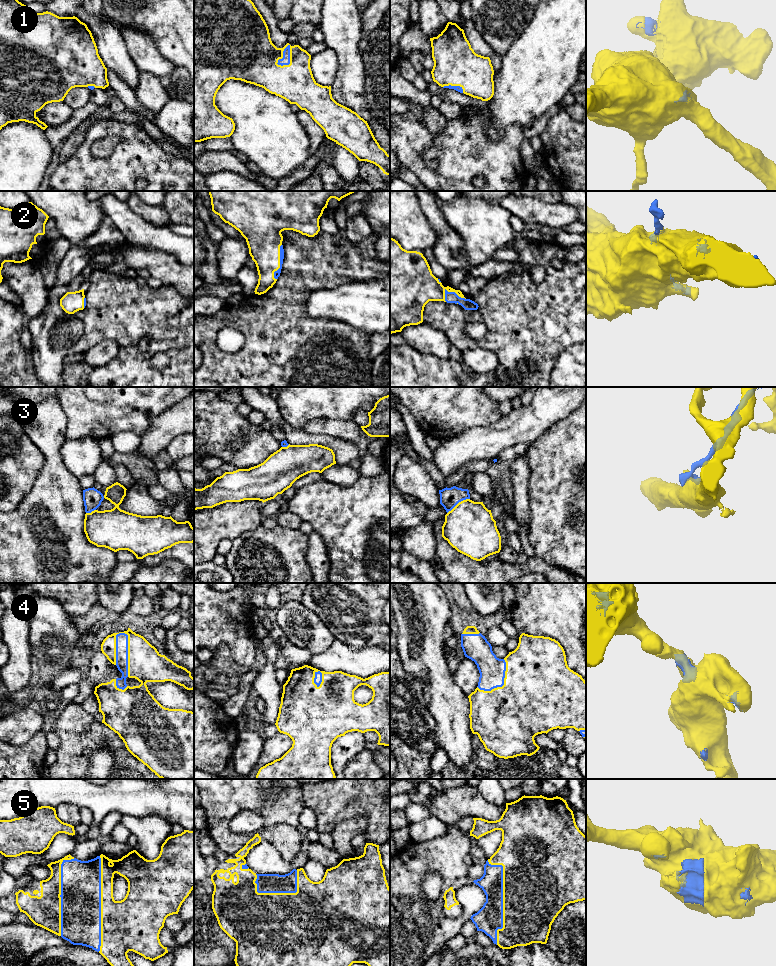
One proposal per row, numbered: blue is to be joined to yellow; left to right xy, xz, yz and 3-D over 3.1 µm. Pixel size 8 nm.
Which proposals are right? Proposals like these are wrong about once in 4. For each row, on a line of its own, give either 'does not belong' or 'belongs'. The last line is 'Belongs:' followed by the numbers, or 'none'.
1: belongs
2: belongs
3: does not belong
4: belongs
5: belongs
Belongs: 1, 2, 4, 5

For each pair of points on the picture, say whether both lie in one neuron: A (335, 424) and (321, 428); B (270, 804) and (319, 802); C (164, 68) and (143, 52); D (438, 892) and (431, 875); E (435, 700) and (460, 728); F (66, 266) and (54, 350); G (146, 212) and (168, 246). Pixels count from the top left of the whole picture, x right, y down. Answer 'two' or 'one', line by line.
A: one
B: two
C: one
D: one
E: one
F: one
G: two

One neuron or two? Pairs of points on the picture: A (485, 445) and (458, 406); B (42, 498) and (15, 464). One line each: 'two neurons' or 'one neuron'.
A: two neurons
B: two neurons

